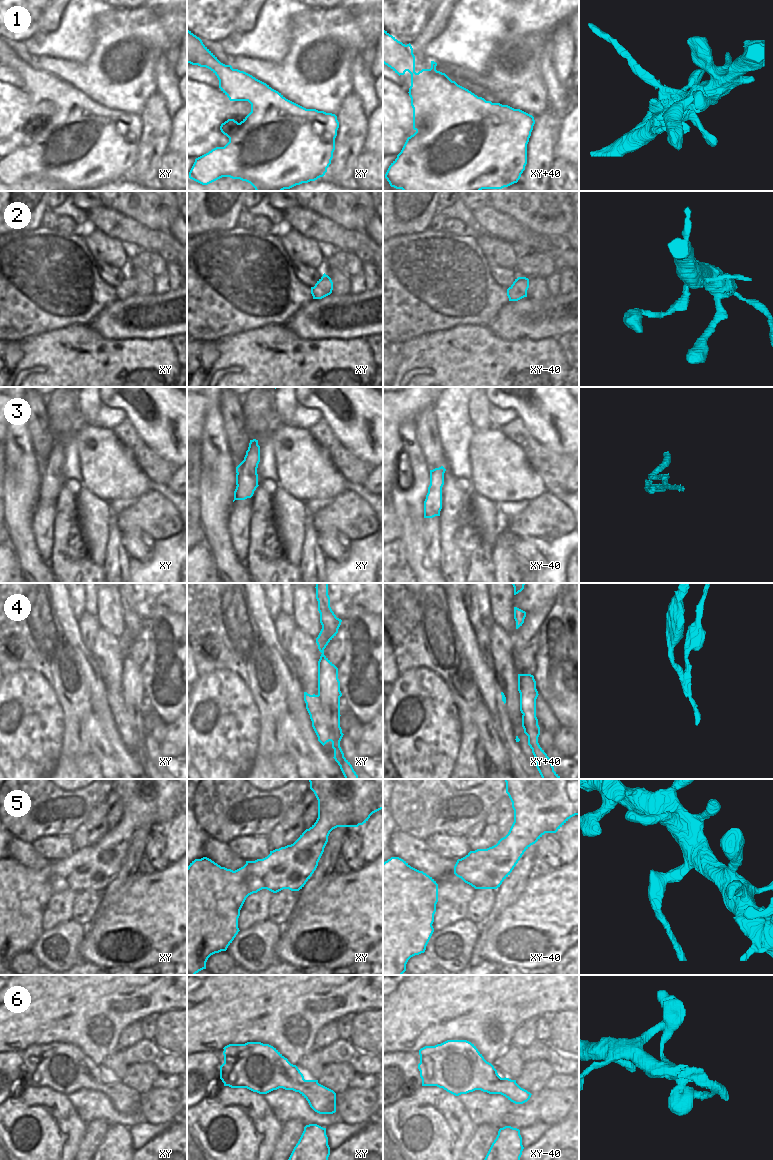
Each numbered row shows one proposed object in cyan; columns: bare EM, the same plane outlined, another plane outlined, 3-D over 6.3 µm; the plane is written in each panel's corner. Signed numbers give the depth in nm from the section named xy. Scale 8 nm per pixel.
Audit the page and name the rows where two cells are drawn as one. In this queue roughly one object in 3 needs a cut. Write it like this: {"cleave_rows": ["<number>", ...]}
{"cleave_rows": ["1", "3", "4", "5"]}

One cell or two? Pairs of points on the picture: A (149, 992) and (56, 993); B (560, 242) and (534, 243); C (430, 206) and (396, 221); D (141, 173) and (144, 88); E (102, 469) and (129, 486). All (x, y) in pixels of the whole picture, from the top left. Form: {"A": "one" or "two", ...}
{"A": "one", "B": "one", "C": "one", "D": "two", "E": "one"}

